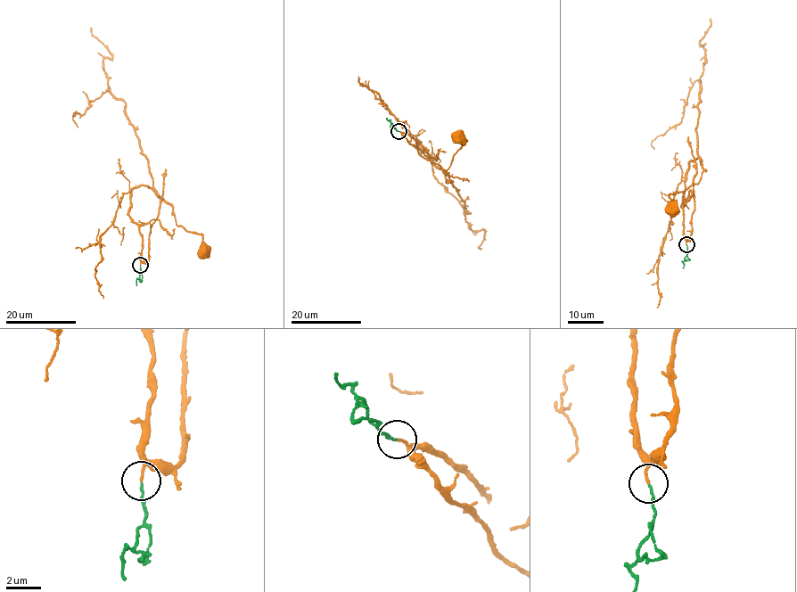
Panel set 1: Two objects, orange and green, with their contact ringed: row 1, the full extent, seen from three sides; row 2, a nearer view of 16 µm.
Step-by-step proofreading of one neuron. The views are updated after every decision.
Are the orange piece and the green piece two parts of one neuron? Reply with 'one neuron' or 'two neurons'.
one neuron

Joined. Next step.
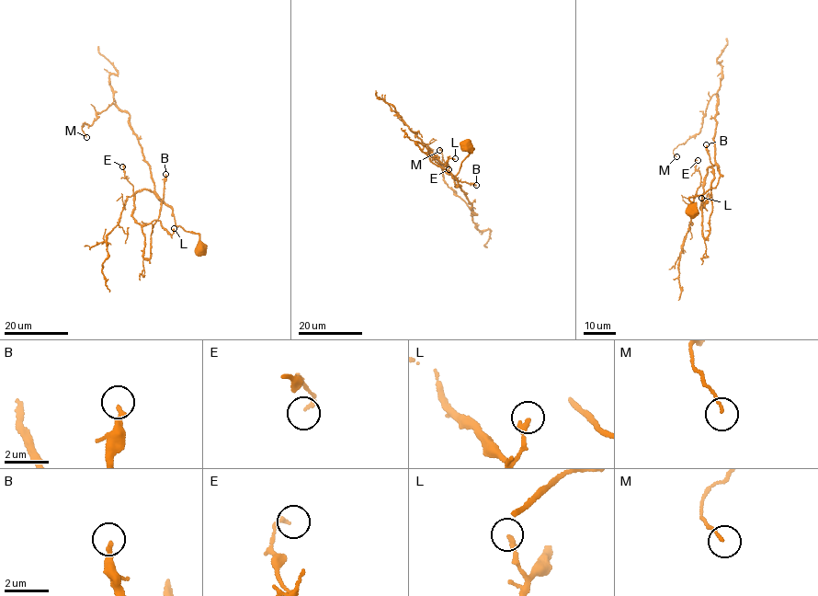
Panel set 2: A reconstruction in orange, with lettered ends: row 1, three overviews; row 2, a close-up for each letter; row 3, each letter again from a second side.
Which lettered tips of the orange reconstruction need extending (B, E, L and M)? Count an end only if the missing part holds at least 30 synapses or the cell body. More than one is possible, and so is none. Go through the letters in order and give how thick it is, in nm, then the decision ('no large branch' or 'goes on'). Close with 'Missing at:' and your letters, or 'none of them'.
B: calibre 200 nm; no large branch
E: calibre 170 nm; no large branch
L: calibre 240 nm; no large branch
M: calibre 100 nm; no large branch
Missing at: none of them

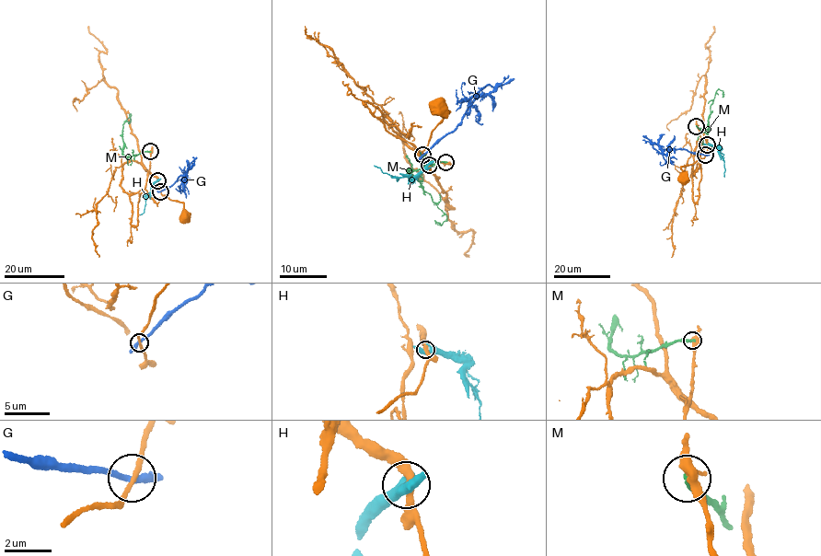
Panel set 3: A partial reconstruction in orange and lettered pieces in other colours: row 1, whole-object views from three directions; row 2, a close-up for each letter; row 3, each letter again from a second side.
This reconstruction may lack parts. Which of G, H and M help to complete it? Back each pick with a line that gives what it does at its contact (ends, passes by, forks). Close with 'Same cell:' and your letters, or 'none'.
Same cell: none

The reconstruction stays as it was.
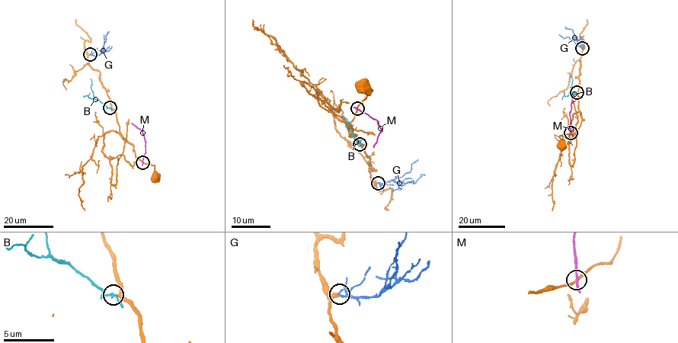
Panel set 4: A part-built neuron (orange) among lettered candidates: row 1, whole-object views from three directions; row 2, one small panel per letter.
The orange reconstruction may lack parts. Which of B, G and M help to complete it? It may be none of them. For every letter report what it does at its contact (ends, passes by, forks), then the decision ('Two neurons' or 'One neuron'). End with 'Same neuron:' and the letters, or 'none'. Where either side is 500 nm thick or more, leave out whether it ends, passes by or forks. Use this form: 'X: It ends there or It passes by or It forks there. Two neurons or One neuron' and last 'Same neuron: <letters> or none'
B: It passes by. One neuron
G: It forks there. One neuron
M: It passes by. Two neurons
Same neuron: B, G

